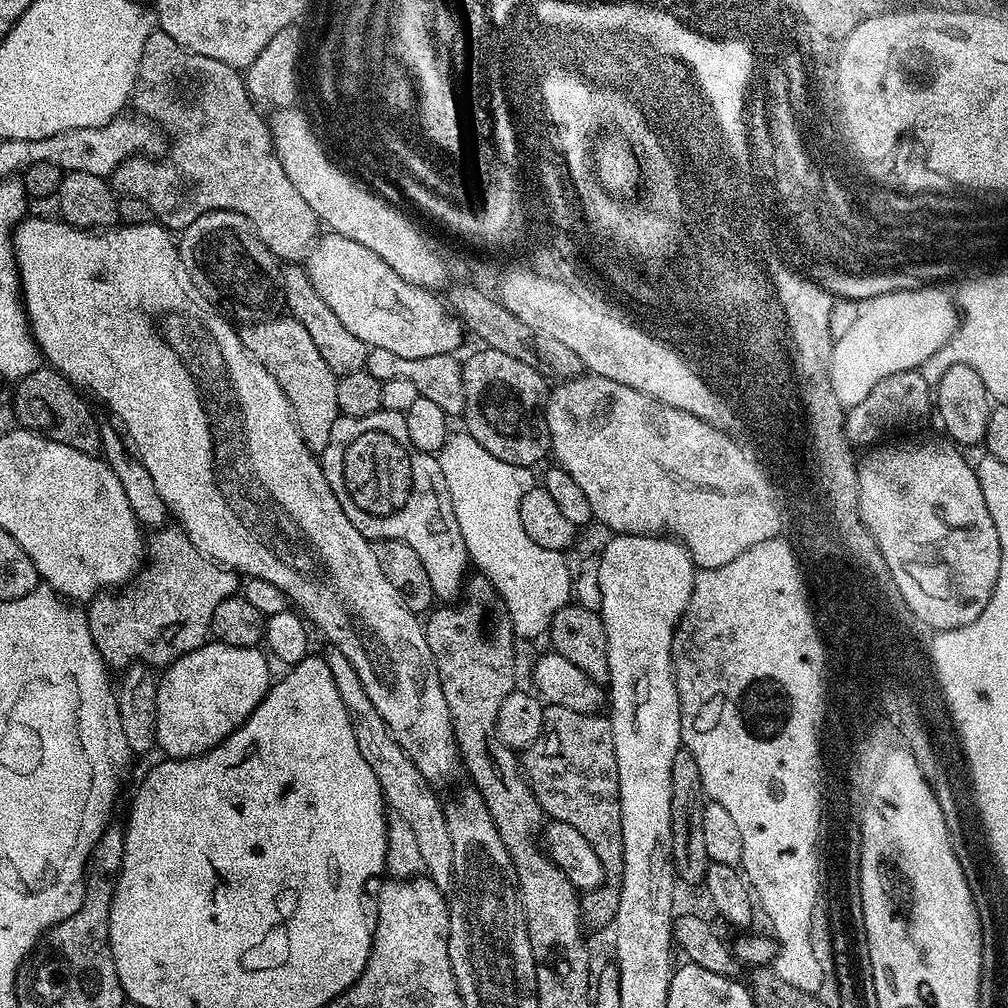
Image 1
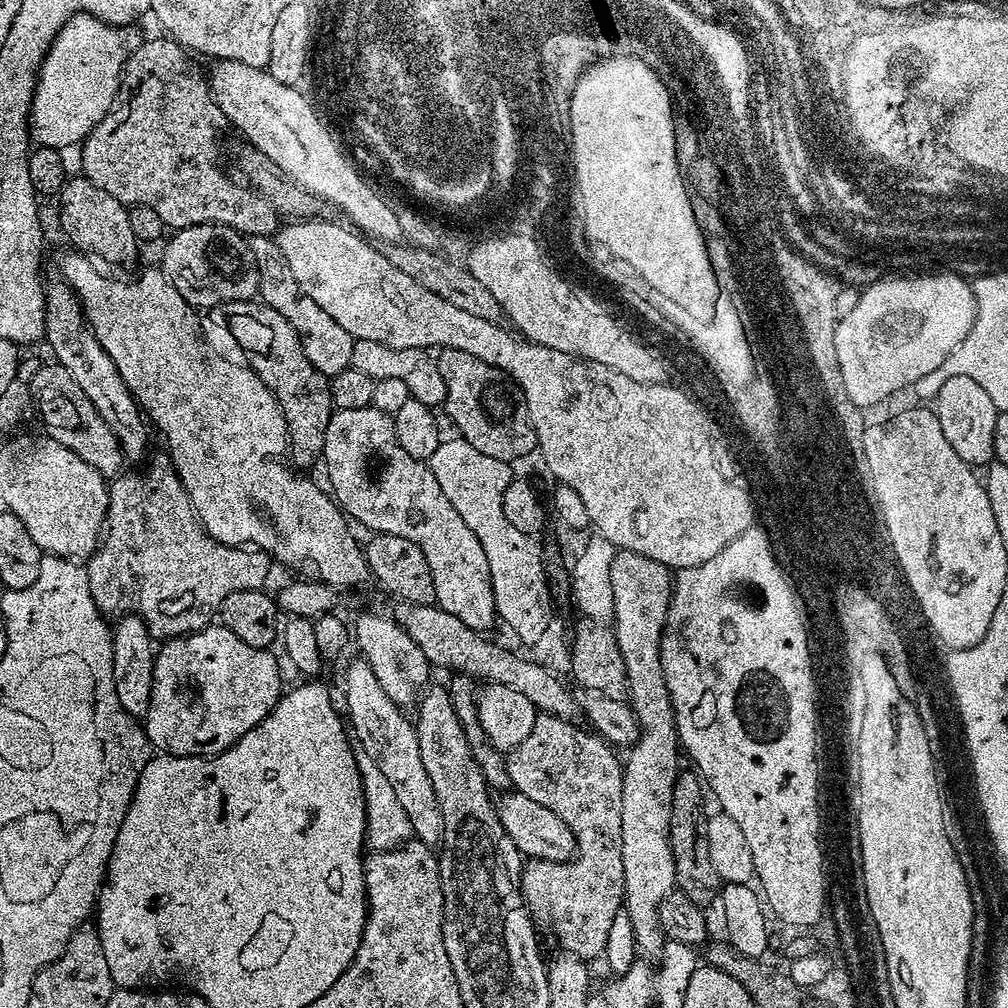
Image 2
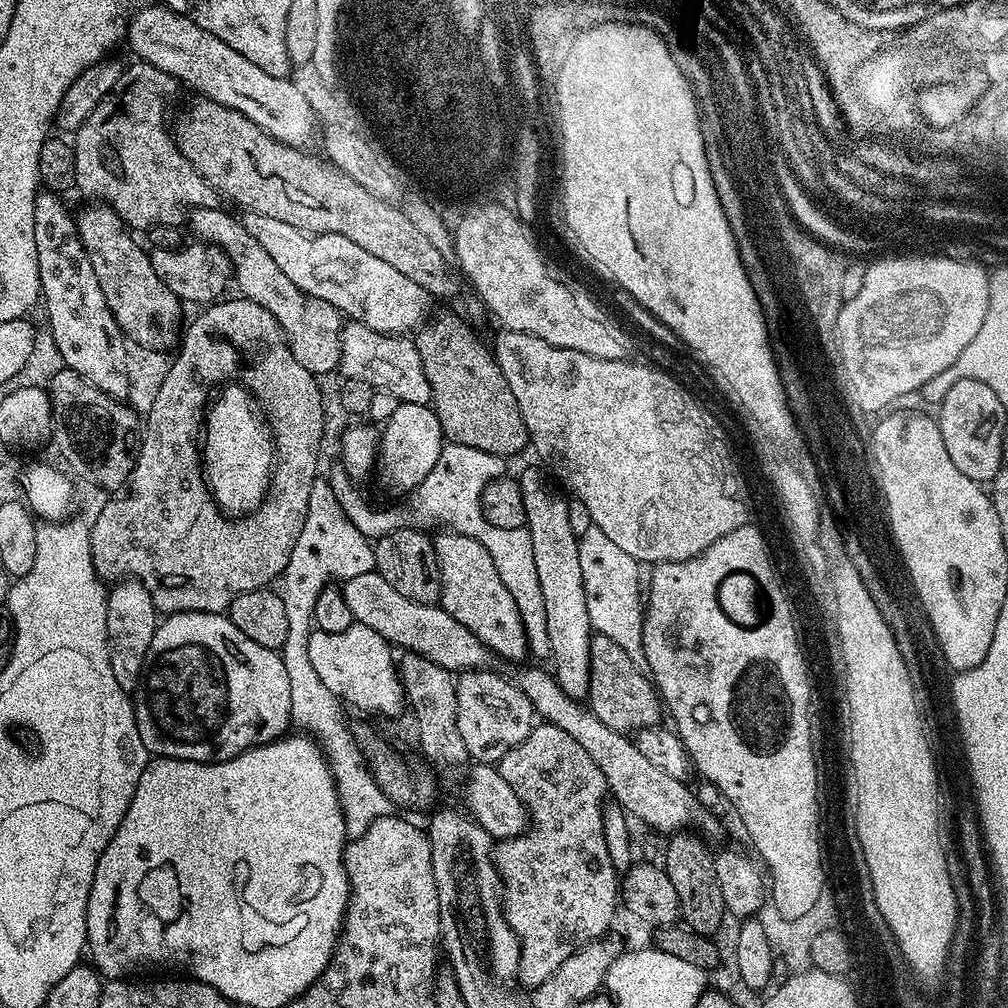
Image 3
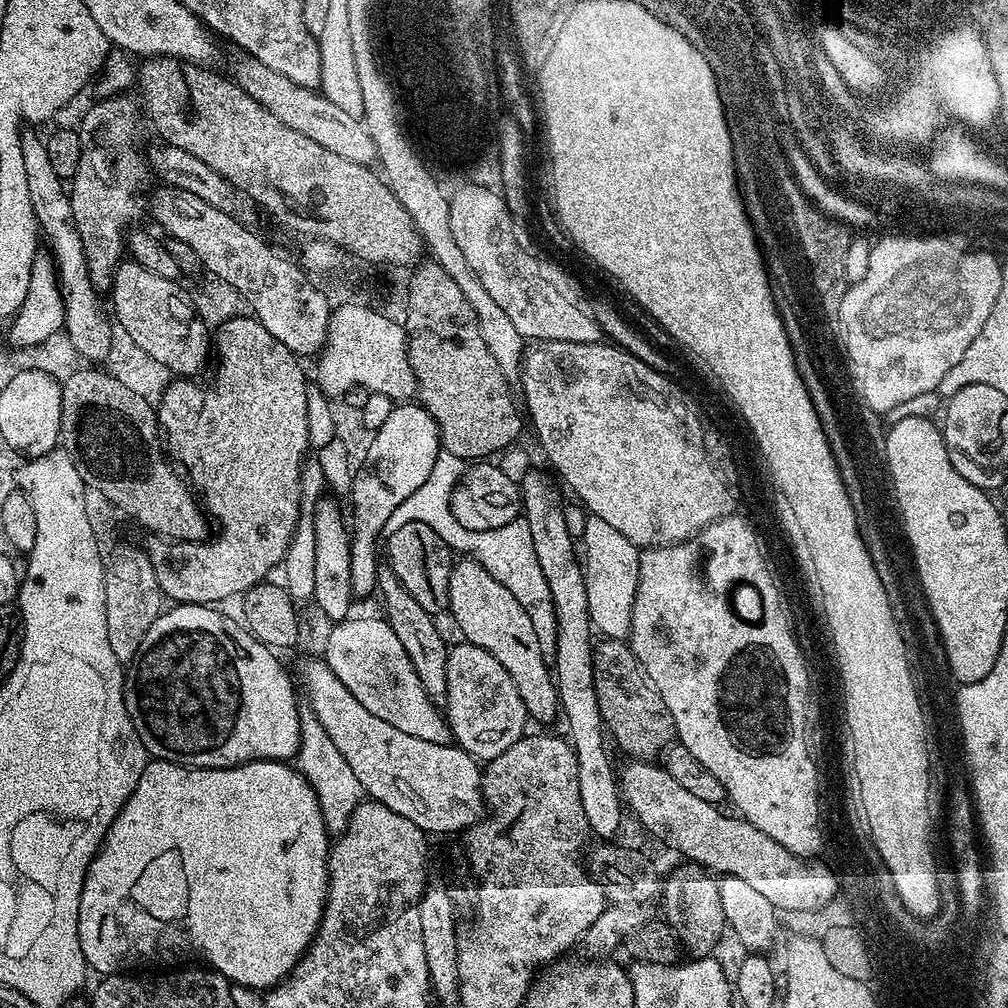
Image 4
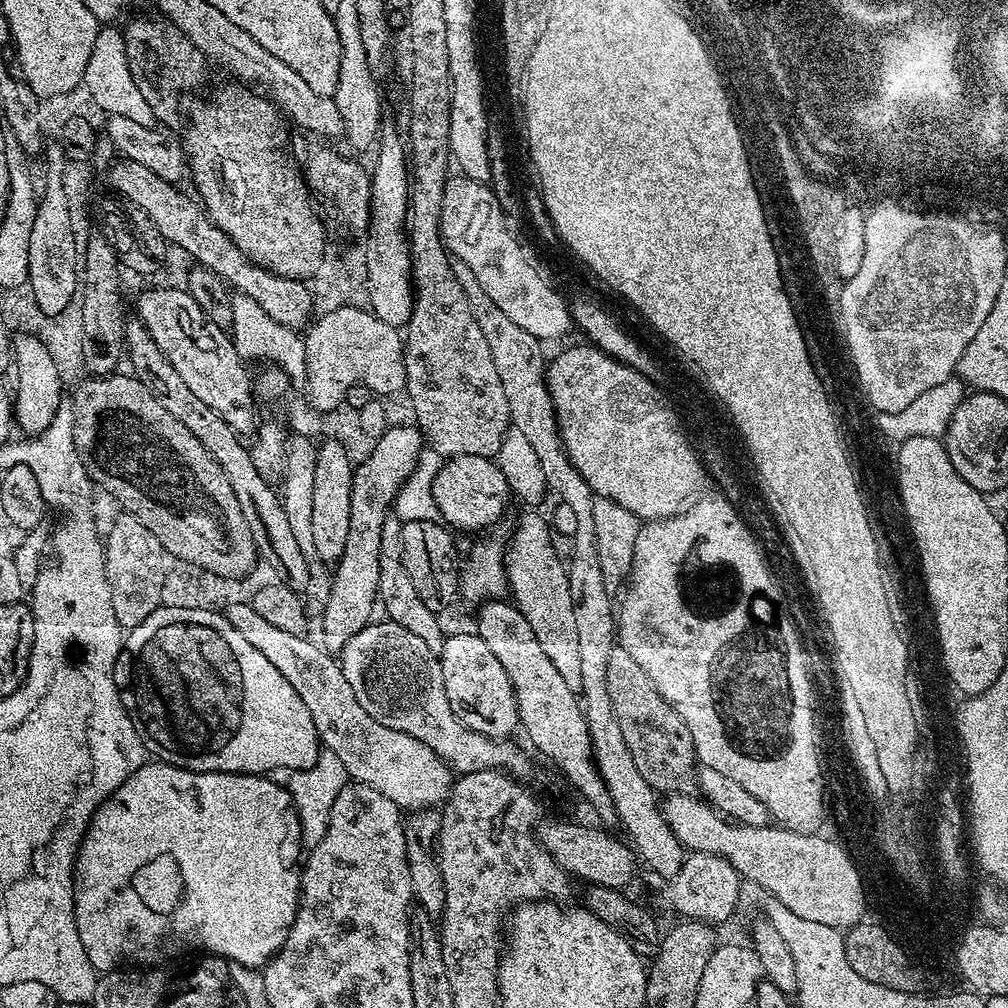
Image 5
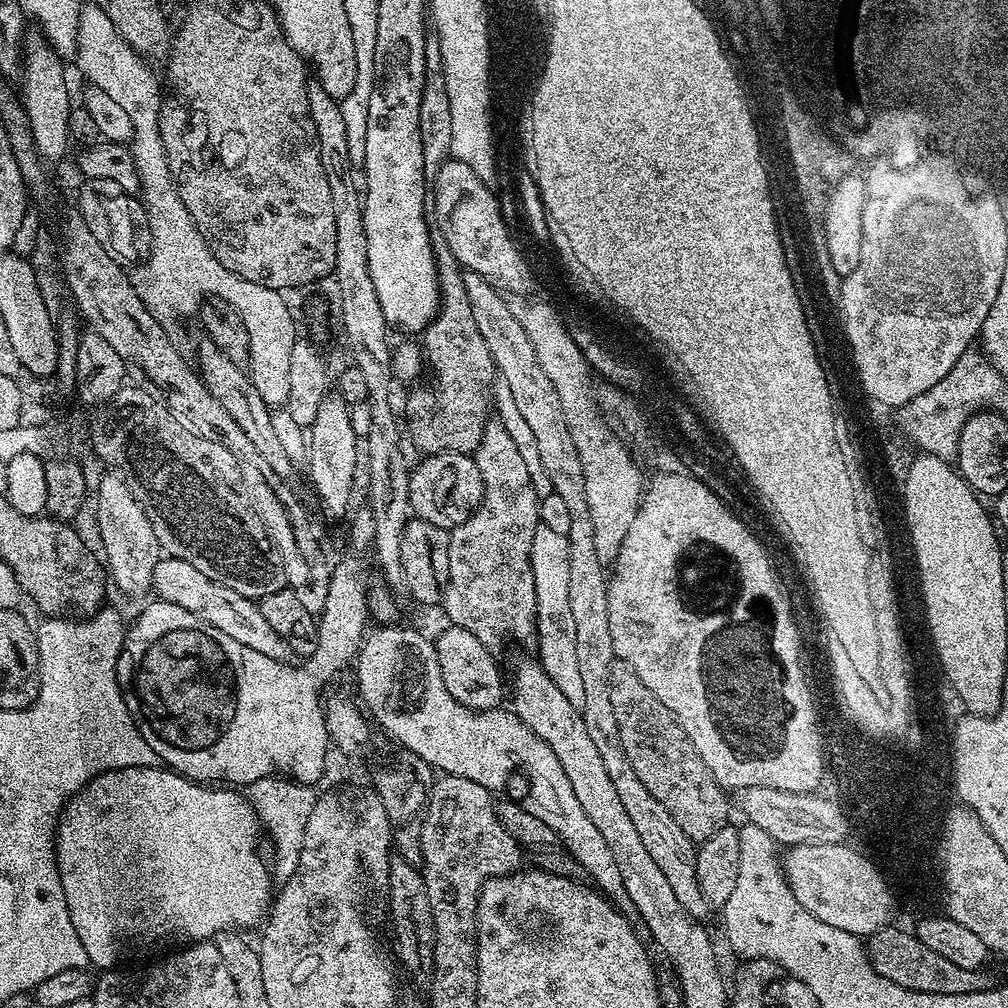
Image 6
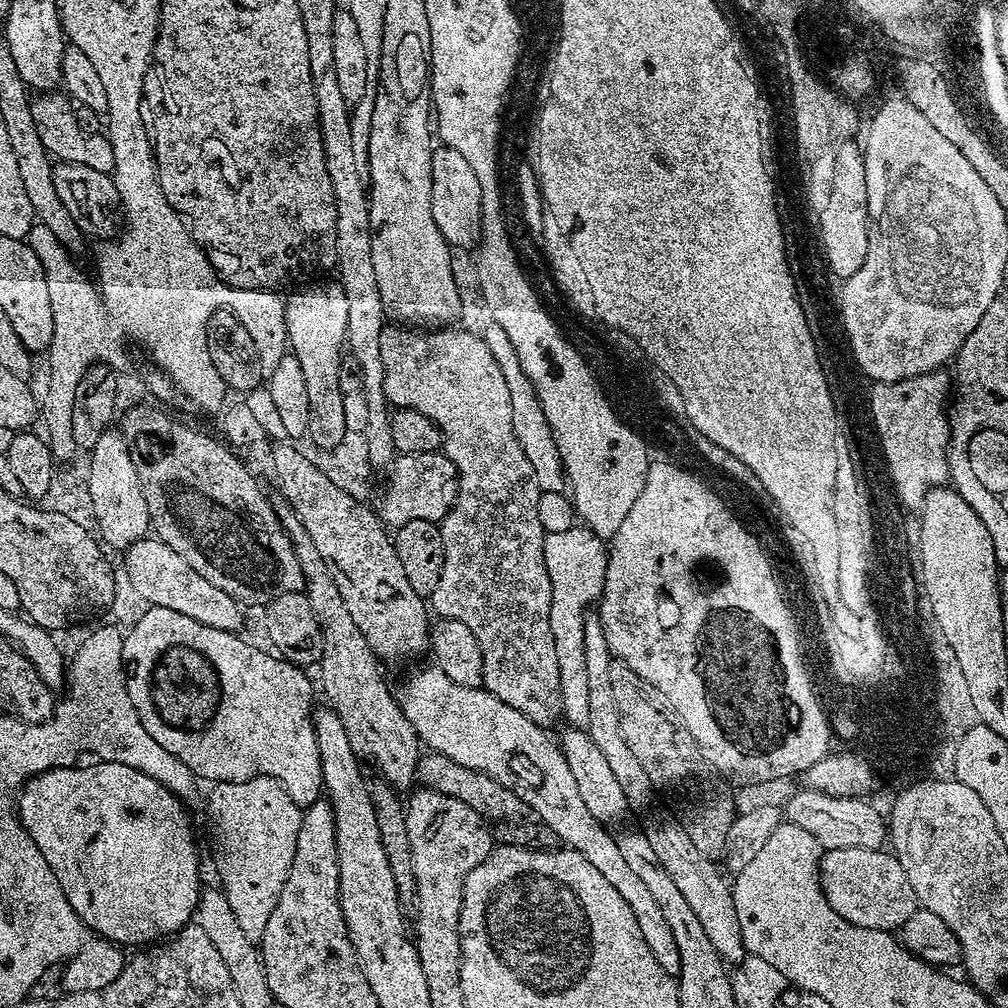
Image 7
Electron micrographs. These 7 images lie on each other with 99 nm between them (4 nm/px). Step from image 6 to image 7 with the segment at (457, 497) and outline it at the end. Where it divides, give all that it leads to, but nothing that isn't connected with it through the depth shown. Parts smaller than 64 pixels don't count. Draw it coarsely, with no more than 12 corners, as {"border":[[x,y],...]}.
{"border":[[443,451],[397,455],[378,515],[441,521],[460,481]]}

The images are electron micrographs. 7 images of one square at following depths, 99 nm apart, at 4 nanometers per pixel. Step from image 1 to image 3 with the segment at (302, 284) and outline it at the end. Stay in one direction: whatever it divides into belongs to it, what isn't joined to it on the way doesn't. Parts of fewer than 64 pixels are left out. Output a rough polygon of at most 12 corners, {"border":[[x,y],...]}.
{"border":[[196,208],[197,241],[278,322],[317,378],[336,372],[342,314],[305,296],[235,215]]}

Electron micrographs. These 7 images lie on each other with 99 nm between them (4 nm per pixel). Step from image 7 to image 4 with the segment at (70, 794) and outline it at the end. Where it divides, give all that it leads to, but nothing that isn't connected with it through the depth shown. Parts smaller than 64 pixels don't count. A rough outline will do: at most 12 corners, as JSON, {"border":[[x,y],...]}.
{"border":[[149,759],[78,906],[101,977],[276,987],[330,833],[282,760]]}

